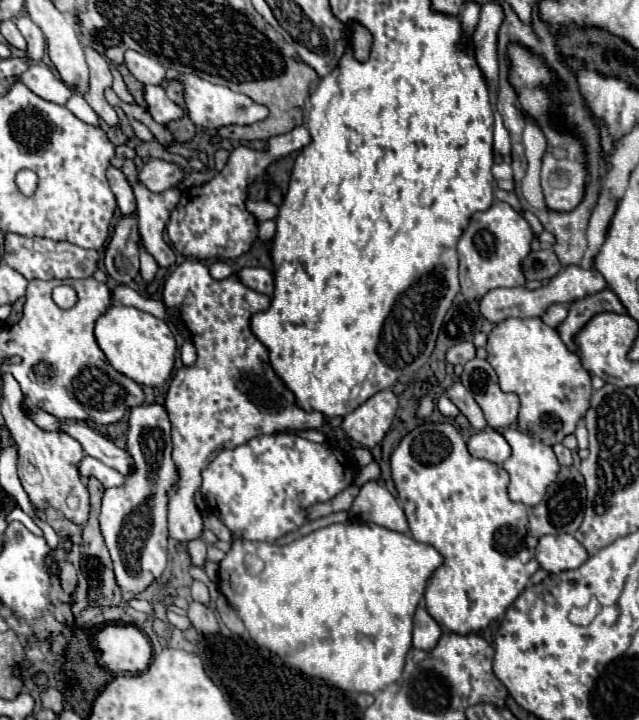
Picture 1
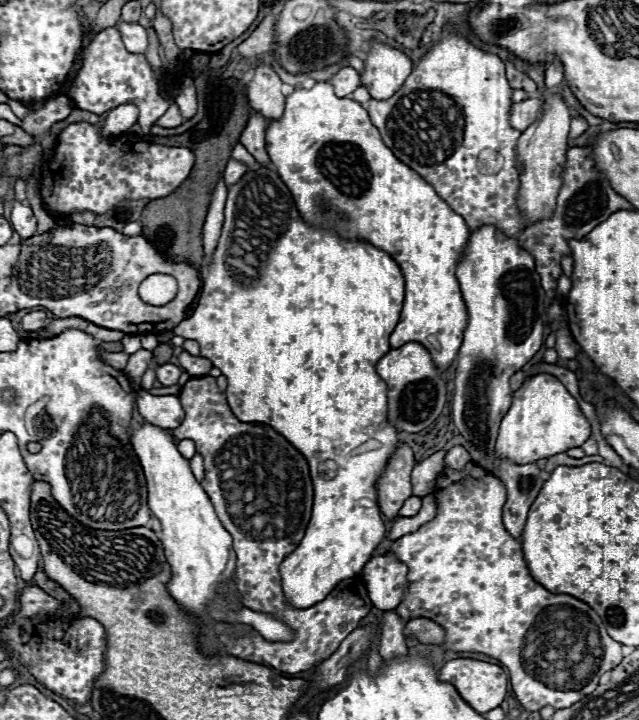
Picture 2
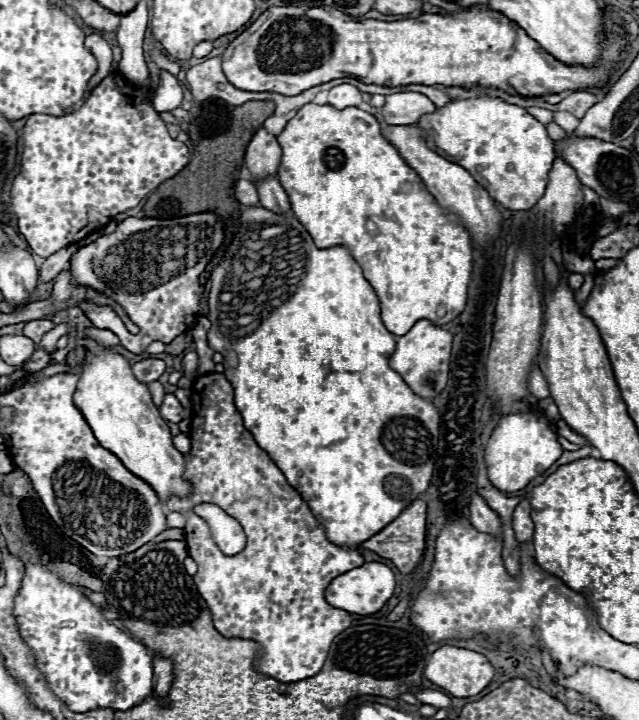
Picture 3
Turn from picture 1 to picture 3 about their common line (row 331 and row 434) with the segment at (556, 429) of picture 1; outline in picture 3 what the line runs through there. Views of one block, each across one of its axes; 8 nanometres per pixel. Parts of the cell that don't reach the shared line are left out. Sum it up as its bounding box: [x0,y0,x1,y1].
[486,410,562,492]

